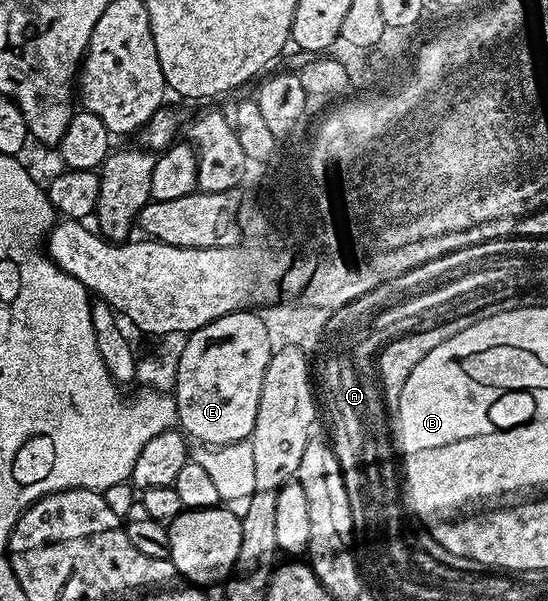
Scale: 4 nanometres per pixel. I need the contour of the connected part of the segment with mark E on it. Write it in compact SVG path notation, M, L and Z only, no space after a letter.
M256 311L222 315L206 323L206 327L189 333L185 350L178 360L174 388L179 428L193 442L200 441L196 443L204 447L233 445L239 441L248 441L254 431L254 423L258 419L258 403L262 399L262 378L266 375L266 367L273 352L269 336L266 335L265 324Z

